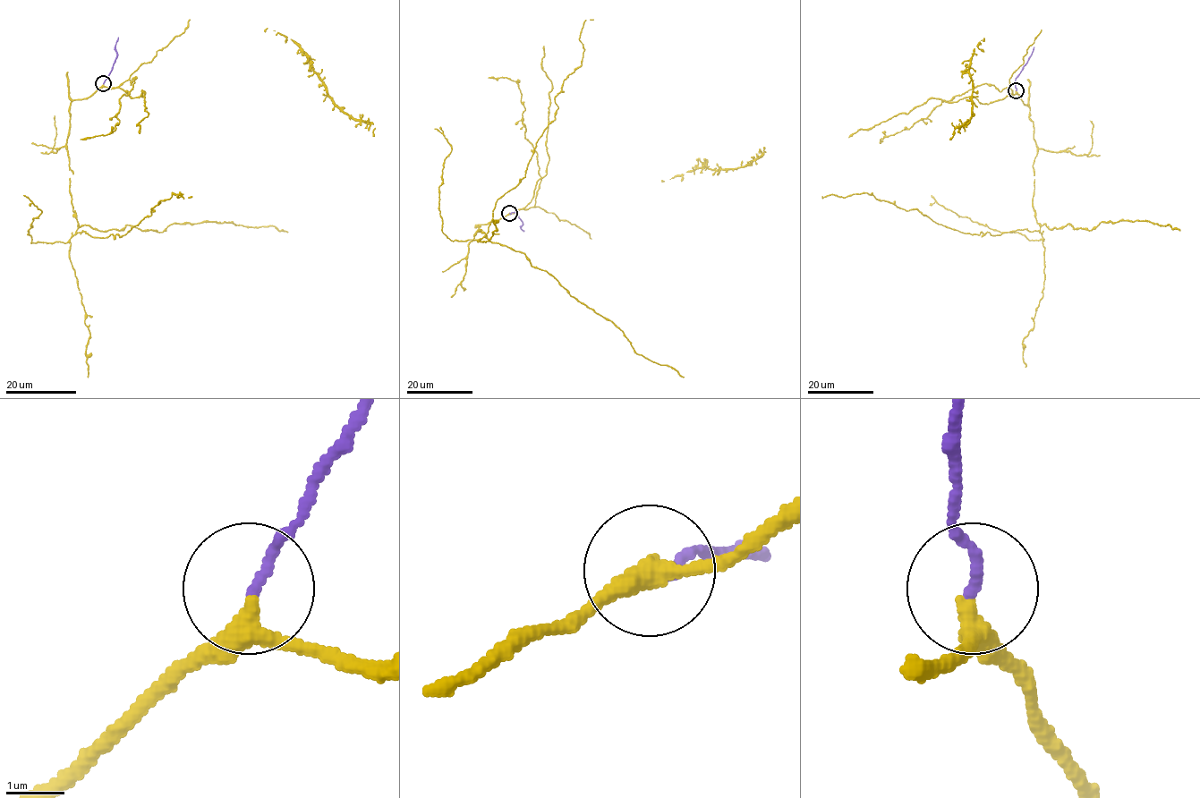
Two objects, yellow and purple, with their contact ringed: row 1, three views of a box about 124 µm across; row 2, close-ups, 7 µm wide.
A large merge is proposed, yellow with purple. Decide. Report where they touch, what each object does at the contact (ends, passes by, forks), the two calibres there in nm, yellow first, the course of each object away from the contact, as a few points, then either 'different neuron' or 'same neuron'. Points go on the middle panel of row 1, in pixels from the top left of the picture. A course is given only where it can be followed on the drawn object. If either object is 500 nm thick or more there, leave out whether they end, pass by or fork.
at (509, 213); yellow passes by; purple ends there; 280 nm thick on the yellow side, 170 nm on the other; yellow runs (509, 214), (475, 234), (485, 237), (496, 202), (525, 176), (593, 19); purple runs (509, 214), (517, 214), (523, 231); same neuron

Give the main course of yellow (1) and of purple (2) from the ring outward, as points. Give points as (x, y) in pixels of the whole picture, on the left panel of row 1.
1: (103, 84), (71, 103), (66, 145), (76, 232), (120, 237), (160, 200), (180, 192), (177, 197), (191, 196)
2: (103, 83), (117, 55), (118, 38)

